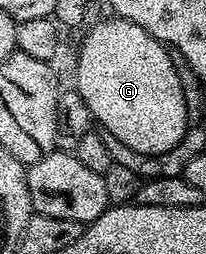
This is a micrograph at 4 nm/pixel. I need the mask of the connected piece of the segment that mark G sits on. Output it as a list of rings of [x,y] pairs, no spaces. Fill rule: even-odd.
[[[105,17],[89,28],[90,32],[82,39],[82,48],[77,48],[79,83],[77,91],[84,97],[84,105],[92,113],[95,124],[101,130],[112,133],[116,141],[124,141],[135,155],[153,157],[168,153],[184,137],[188,126],[184,89],[172,65],[172,57],[166,44],[152,37],[140,25],[127,19]]]

